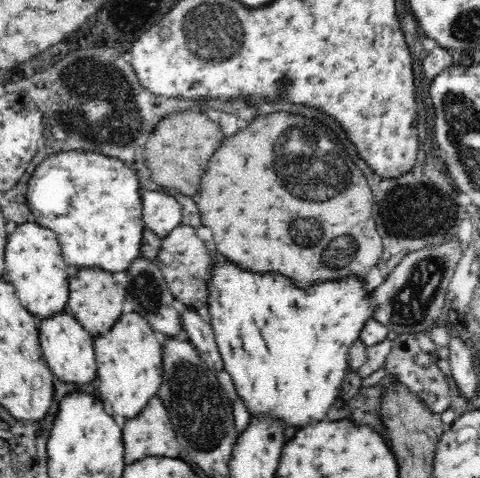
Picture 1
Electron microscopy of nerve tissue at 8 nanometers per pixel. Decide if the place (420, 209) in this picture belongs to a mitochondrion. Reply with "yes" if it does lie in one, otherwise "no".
yes

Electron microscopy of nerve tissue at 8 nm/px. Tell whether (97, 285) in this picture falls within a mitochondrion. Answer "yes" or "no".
no

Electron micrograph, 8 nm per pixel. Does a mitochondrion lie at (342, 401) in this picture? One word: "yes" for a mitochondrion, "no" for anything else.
no

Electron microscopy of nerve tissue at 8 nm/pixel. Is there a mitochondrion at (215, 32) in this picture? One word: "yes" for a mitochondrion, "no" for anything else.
yes

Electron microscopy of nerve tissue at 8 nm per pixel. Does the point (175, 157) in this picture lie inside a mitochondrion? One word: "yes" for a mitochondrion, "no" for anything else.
no

